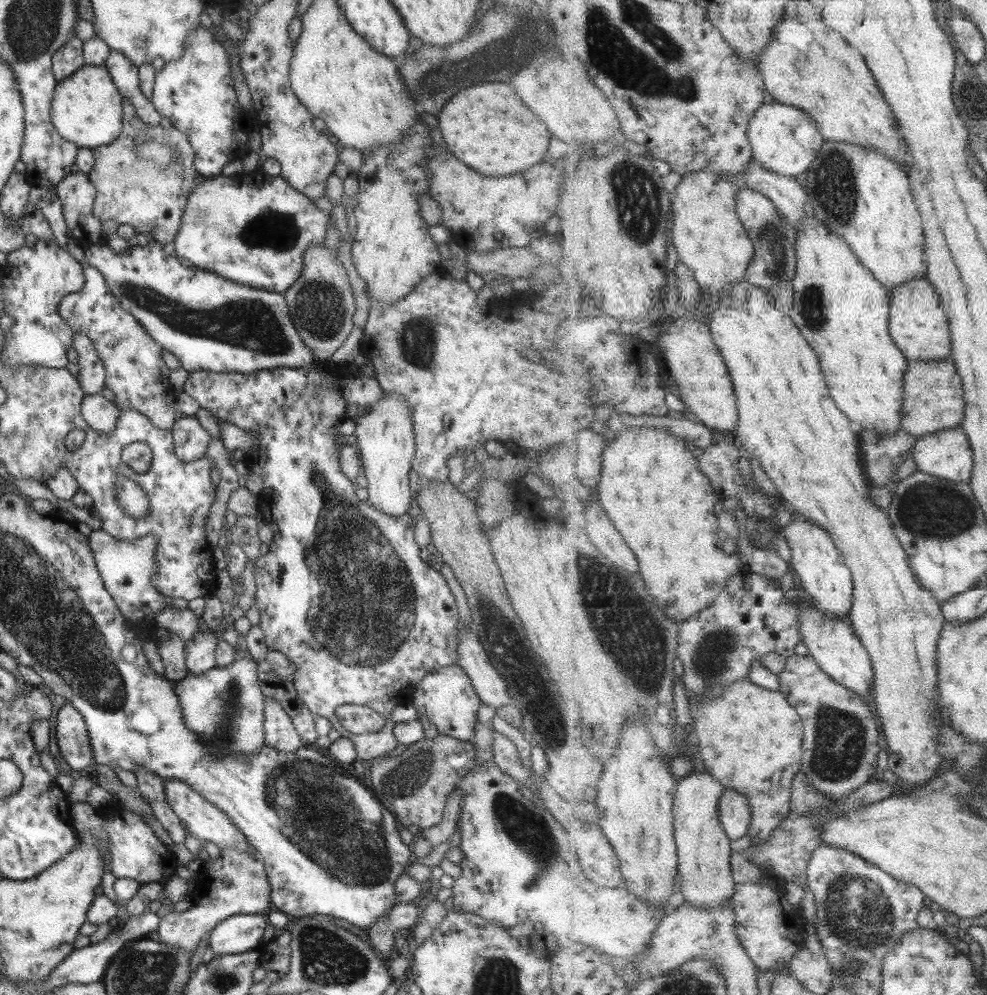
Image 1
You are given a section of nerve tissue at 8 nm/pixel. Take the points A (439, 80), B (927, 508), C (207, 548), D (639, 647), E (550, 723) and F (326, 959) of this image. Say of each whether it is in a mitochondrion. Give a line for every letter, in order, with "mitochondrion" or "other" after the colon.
A: mitochondrion
B: mitochondrion
C: other
D: mitochondrion
E: mitochondrion
F: mitochondrion

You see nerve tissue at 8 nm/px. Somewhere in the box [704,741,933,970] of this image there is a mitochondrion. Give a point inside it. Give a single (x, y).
(856, 911)

